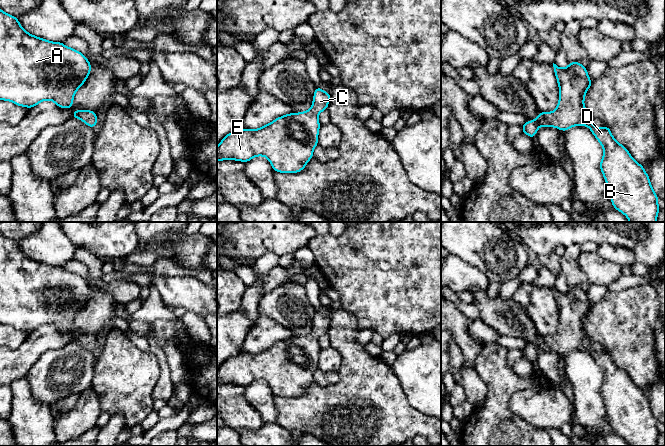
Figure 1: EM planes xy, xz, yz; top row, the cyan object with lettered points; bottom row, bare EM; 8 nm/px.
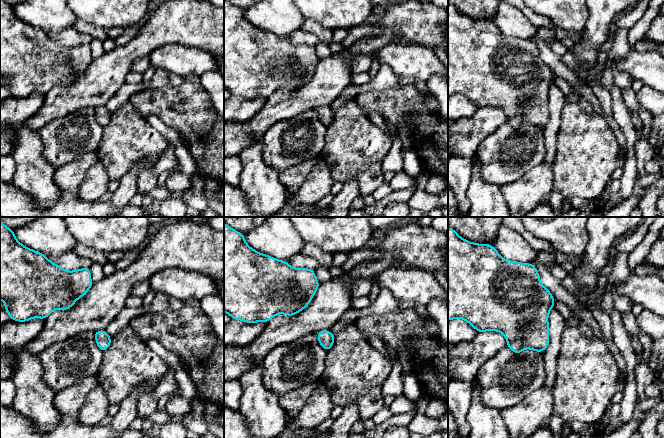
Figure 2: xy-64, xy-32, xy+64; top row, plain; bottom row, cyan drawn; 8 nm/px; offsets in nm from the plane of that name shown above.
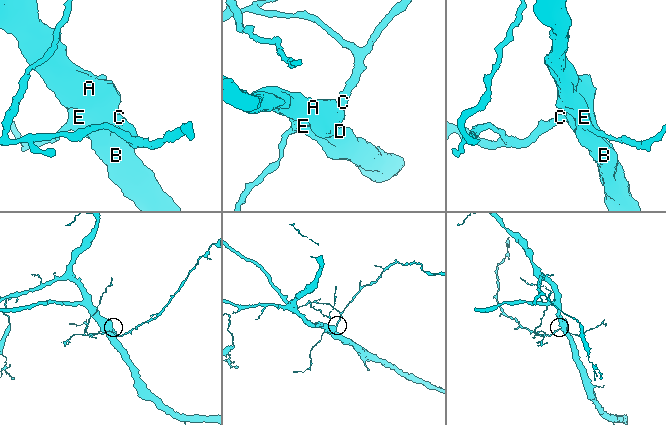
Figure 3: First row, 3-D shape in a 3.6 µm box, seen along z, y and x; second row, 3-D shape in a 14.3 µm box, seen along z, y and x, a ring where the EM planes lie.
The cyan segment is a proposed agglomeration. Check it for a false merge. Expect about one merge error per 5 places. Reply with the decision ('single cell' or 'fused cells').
single cell

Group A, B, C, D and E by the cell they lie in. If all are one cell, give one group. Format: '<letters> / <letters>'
A B C D E

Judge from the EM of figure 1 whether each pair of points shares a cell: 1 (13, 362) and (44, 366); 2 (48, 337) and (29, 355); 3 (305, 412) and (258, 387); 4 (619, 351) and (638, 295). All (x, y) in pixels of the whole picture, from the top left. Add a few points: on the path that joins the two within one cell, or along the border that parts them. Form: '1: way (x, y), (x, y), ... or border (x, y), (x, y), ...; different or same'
1: border (51, 350), (47, 350), (25, 375); different
2: way (43, 341), (34, 350); same
3: border (275, 396), (274, 403), (277, 417), (274, 420); different
4: way (627, 337), (627, 318), (636, 309); same

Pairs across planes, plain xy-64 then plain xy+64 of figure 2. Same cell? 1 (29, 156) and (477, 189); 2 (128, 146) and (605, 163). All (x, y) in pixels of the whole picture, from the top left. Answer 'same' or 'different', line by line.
1: same
2: same

